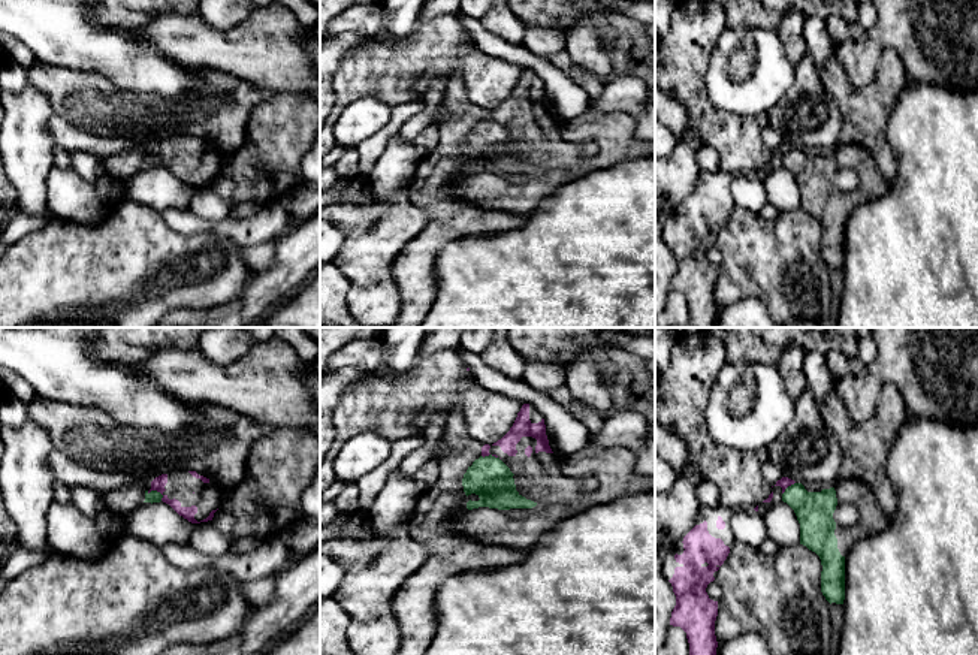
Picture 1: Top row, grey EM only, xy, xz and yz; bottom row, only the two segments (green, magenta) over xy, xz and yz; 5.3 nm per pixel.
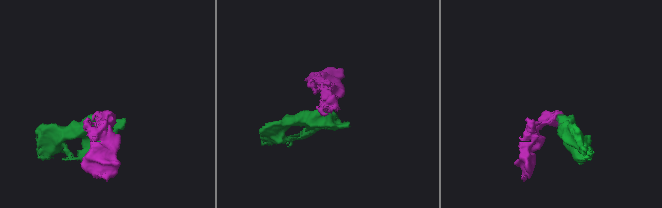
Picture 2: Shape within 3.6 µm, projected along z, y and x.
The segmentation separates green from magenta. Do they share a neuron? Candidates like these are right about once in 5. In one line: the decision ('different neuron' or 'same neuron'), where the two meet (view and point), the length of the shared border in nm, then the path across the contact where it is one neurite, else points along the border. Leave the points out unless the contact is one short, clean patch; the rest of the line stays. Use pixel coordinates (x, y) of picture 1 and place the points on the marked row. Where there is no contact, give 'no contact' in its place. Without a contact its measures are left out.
different neuron; contact xy (156, 491); length 100 nm; border xy (147, 491), (157, 491), (163, 497)

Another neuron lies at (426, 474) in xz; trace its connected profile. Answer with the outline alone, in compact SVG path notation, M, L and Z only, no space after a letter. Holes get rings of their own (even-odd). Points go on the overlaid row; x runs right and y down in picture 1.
M432 456L414 473L413 480L422 491L426 491L438 480L438 473L438 459Z

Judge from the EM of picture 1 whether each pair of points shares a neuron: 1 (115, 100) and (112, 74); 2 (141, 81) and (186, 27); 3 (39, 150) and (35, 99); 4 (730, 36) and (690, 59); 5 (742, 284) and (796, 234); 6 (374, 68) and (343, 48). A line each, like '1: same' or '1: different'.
1: different
2: different
3: same
4: different
5: same
6: different

